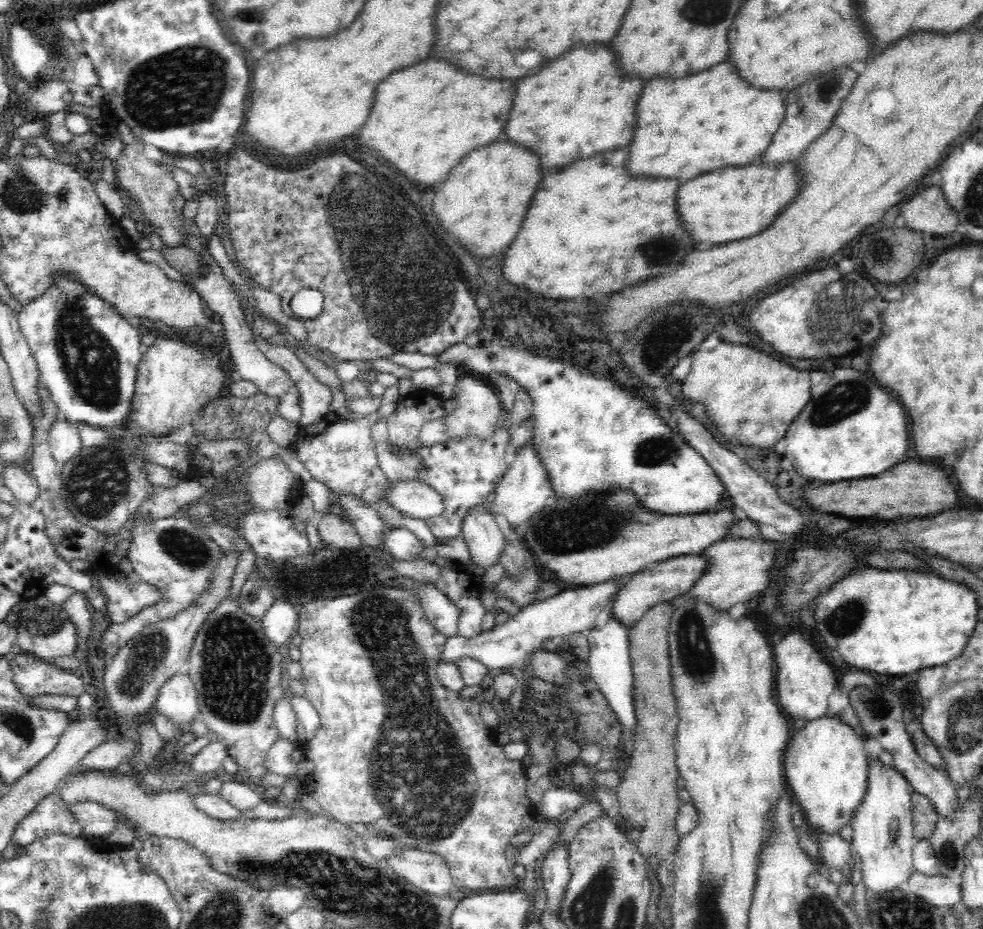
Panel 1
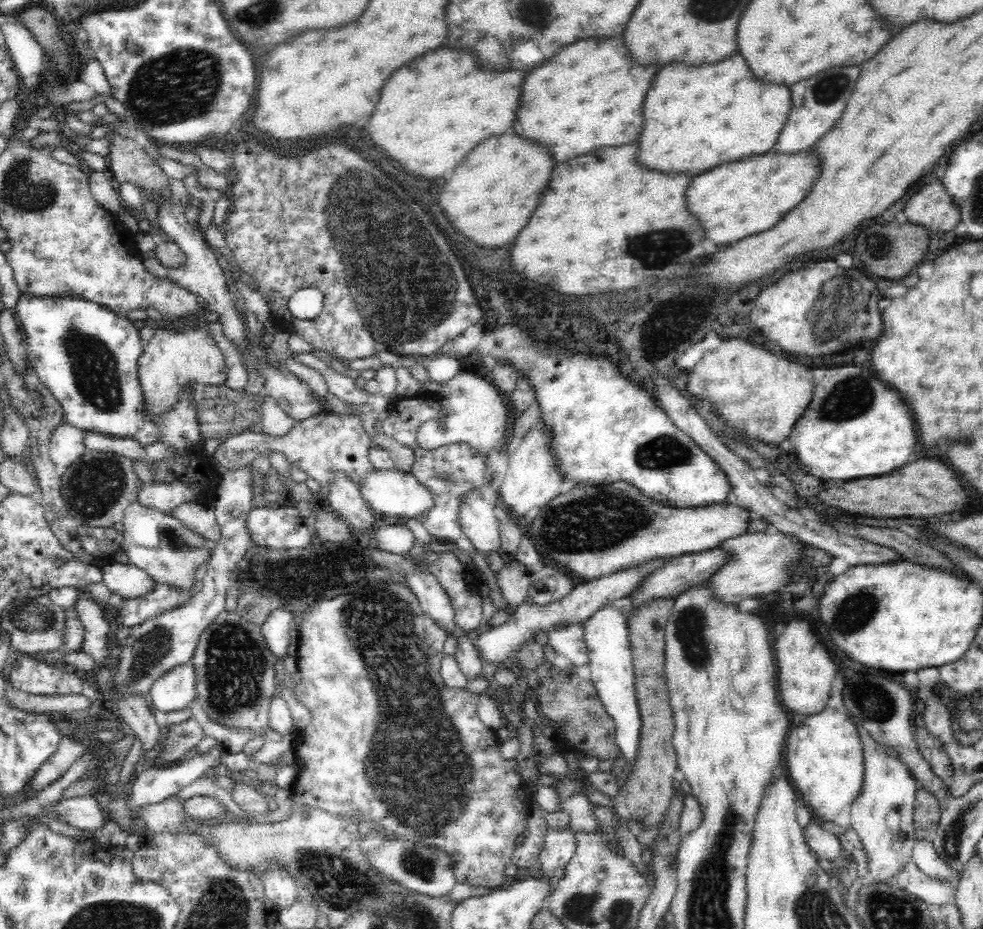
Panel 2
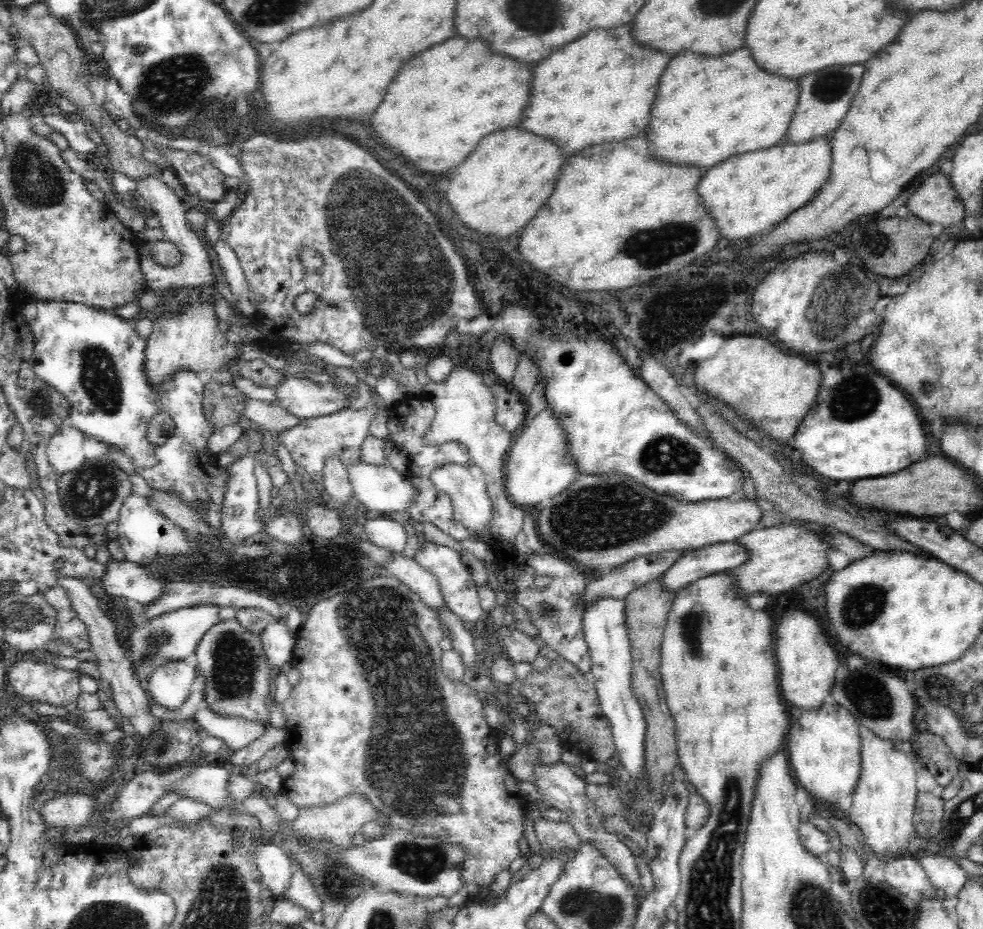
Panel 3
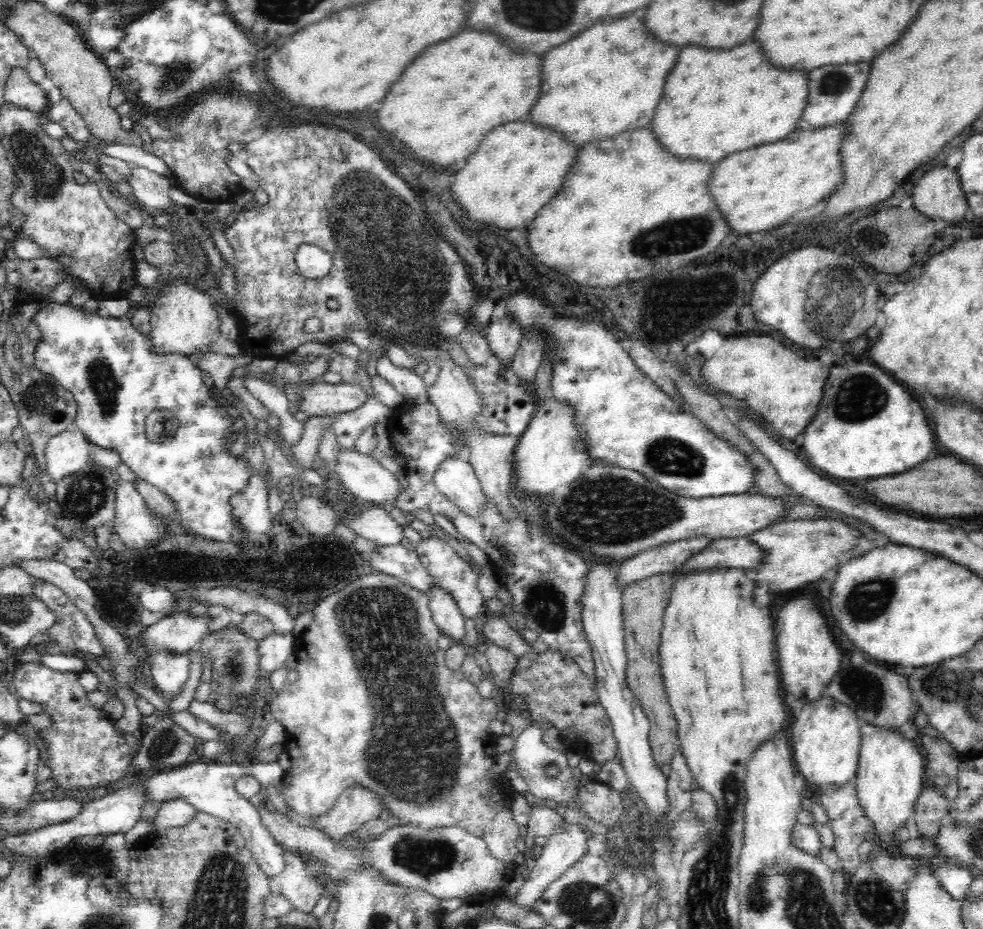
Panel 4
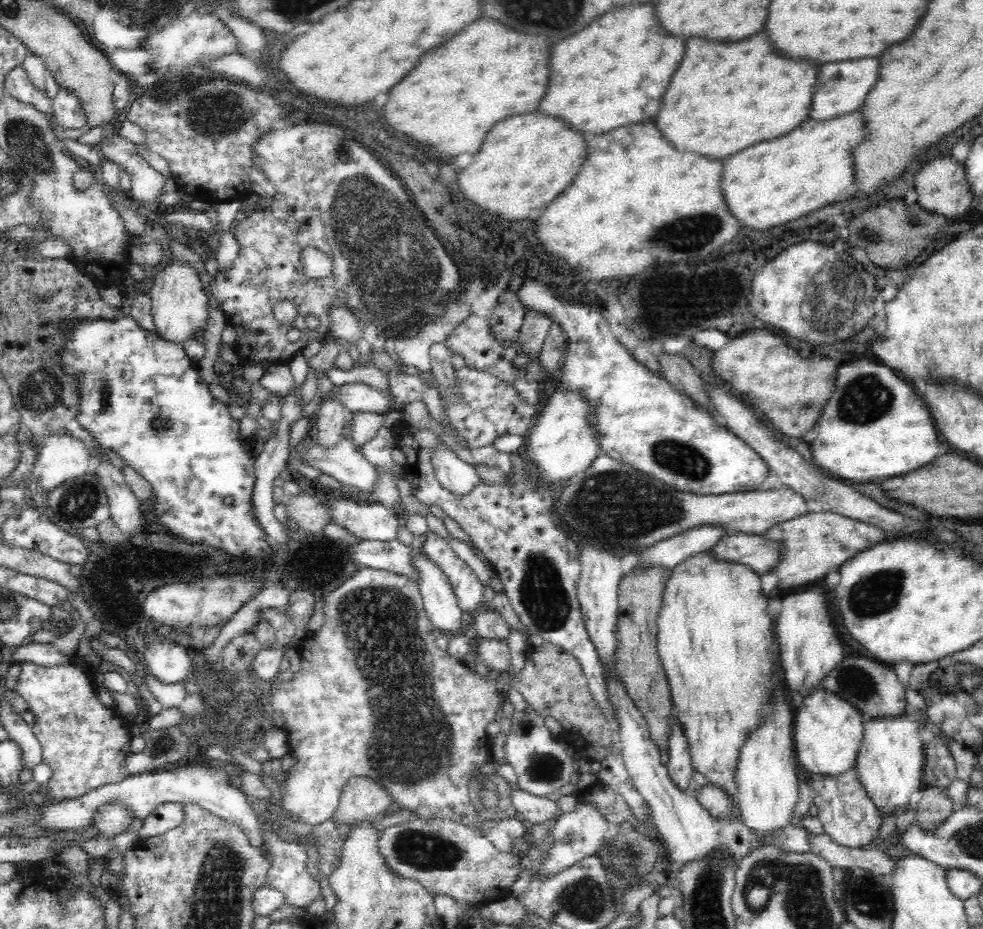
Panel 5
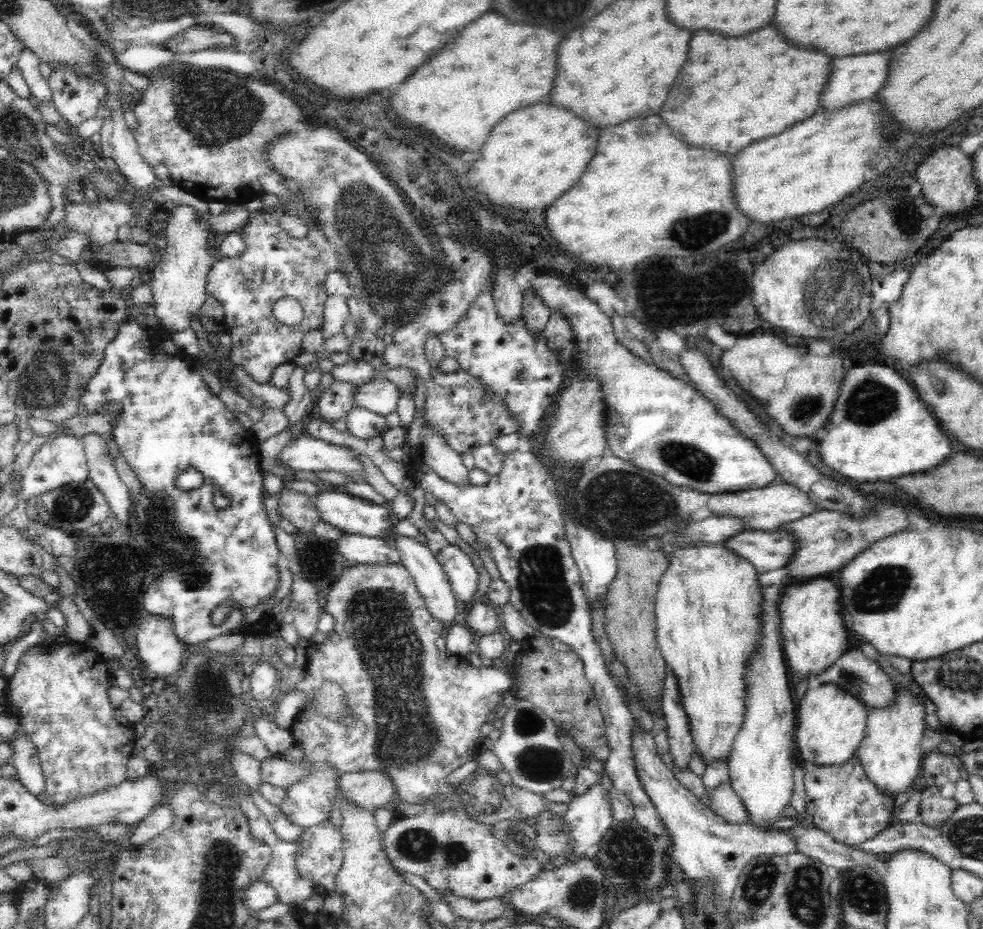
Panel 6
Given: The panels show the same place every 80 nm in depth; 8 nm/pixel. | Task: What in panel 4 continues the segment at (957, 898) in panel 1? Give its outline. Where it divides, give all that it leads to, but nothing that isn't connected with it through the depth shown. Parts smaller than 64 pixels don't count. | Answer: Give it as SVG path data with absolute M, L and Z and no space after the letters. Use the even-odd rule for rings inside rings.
M881 852L871 865L873 872L896 891L903 893L914 876L912 858L893 858L887 852Z

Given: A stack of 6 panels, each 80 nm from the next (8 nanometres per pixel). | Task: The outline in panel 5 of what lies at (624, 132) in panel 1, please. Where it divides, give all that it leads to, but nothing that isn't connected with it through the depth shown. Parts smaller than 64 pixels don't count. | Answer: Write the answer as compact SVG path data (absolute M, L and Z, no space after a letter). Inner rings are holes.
M653 2L628 4L620 10L612 10L596 18L588 28L576 32L574 36L558 42L552 48L552 76L548 76L546 94L538 107L544 112L556 112L556 116L564 116L564 120L572 120L570 128L584 128L584 136L588 132L600 134L620 128L624 125L642 123L642 120L653 120L662 106L662 96L670 84L670 80L684 54L684 37L668 35L660 27L654 16Z

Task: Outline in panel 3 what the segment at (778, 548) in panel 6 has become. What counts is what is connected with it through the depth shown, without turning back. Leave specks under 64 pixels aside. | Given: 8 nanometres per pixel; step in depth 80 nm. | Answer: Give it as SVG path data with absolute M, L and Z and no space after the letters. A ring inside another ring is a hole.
M732 542L718 543L701 549L686 551L666 572L662 573L662 576L658 576L655 580L662 583L664 591L672 591L672 593L676 594L680 589L687 587L700 577L714 575L717 572L736 568L738 564L744 564L746 562L746 554L748 554L748 551L744 547Z

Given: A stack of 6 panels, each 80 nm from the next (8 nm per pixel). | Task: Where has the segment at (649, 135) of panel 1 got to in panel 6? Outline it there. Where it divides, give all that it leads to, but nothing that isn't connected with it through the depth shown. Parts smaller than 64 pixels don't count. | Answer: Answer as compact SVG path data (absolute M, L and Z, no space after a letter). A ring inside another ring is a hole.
M772 26L740 38L726 38L720 33L700 29L694 33L688 46L688 60L672 83L672 90L660 112L662 119L668 120L668 127L676 128L679 138L688 140L688 144L716 148L716 152L734 156L752 143L776 136L819 110L820 94L828 81L832 60L820 52L800 50L786 44Z

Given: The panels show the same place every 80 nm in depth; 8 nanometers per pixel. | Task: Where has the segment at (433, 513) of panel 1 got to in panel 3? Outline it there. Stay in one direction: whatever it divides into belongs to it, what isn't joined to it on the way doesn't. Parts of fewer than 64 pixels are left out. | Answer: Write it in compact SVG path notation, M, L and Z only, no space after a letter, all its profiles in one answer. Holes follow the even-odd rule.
M364 460L350 466L347 470L352 489L354 489L355 500L368 510L386 516L390 512L407 511L412 505L415 505L417 491L408 474L397 472L388 465L372 466Z

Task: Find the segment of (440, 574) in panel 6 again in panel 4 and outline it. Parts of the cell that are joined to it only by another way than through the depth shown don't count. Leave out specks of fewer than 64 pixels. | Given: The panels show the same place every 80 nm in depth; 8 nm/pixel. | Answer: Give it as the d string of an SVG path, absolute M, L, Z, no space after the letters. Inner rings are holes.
M436 585L429 592L428 597L434 623L440 627L444 635L450 636L453 642L460 643L464 650L472 653L472 648L463 643L466 636L465 619L460 609L454 605L451 593L444 592L443 588Z

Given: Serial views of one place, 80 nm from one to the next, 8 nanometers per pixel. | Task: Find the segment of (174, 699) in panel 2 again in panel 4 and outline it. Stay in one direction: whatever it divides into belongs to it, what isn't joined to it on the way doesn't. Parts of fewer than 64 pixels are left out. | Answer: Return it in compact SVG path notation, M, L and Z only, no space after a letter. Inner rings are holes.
M160 649L150 654L149 665L154 690L171 702L182 692L190 676L188 655Z

